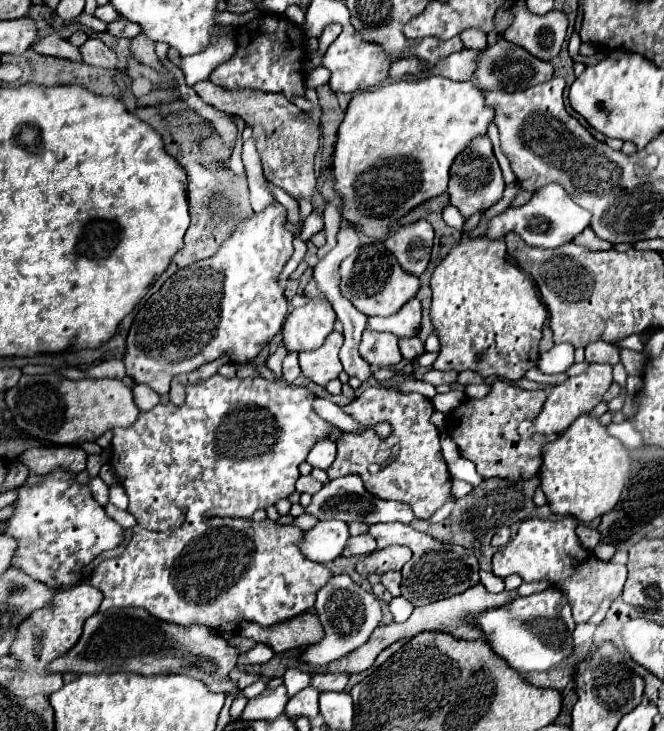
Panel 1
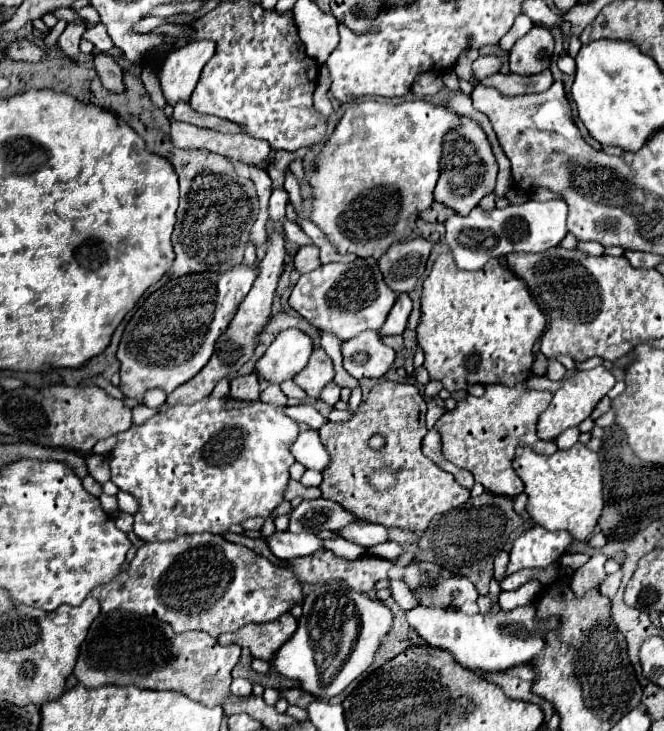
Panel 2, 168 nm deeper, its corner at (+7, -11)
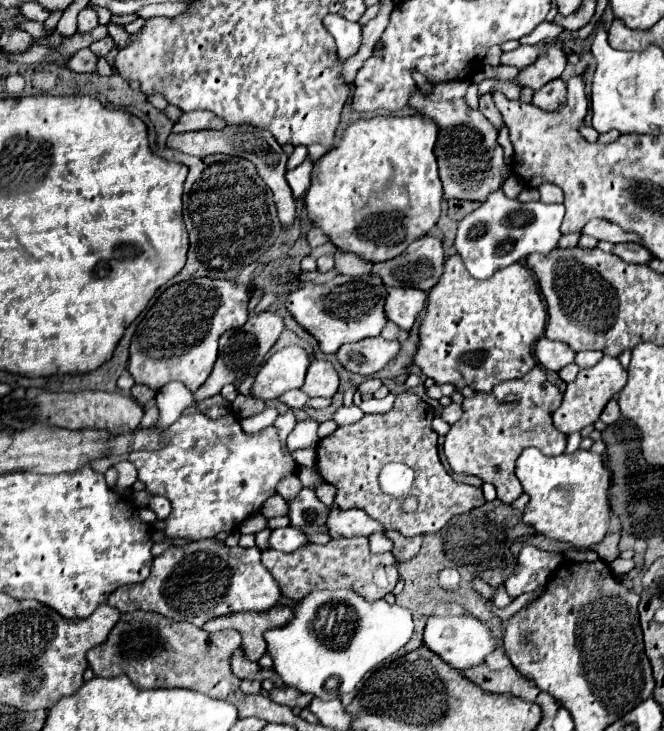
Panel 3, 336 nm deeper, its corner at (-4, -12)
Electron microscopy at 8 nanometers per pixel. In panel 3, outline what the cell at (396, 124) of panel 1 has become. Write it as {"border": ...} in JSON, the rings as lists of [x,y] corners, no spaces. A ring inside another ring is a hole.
{"border":[[[420,114],[406,118],[374,116],[350,124],[340,144],[314,162],[312,184],[304,194],[310,222],[318,226],[336,248],[352,252],[368,262],[384,262],[402,254],[410,242],[422,238],[436,226],[442,212],[442,182],[434,156],[436,136],[436,124]]]}

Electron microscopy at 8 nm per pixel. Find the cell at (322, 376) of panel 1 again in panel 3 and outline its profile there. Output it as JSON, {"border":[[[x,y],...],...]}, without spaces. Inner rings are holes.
{"border":[[[312,360],[306,372],[306,382],[302,390],[308,396],[322,396],[332,398],[338,392],[338,374],[334,366],[326,360]]]}

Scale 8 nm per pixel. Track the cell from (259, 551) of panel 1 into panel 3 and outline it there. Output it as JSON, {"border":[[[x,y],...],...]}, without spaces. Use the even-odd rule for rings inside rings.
{"border":[[[210,538],[186,546],[172,546],[152,562],[152,572],[142,584],[124,586],[108,596],[108,604],[120,612],[150,610],[166,618],[202,626],[210,618],[234,612],[266,612],[282,598],[278,584],[260,562],[258,548],[228,548]]]}

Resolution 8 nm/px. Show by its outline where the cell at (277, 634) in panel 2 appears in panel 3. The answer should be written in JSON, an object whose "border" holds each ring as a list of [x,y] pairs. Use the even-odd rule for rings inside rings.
{"border":[[[278,604],[276,608],[270,608],[268,612],[236,612],[232,616],[220,616],[216,620],[208,620],[202,628],[208,632],[234,628],[242,634],[242,650],[244,656],[256,662],[262,654],[266,654],[264,644],[264,632],[270,628],[284,626],[292,620],[292,608]]]}

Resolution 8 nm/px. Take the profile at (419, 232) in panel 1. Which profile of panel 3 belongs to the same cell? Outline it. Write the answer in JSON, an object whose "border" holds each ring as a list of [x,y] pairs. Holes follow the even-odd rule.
{"border":[[[422,236],[414,240],[400,256],[388,262],[378,262],[372,266],[372,274],[378,274],[384,284],[388,286],[412,286],[428,292],[442,276],[442,266],[444,266],[444,248],[442,240],[436,236]]]}

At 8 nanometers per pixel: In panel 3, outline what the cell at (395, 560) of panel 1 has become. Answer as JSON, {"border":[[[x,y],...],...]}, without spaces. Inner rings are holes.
{"border":[[[352,536],[352,538],[338,538],[330,540],[328,544],[306,544],[304,548],[298,548],[296,552],[276,552],[276,550],[264,550],[262,552],[262,564],[266,570],[274,576],[274,580],[280,586],[280,592],[286,598],[302,600],[314,590],[340,590],[348,588],[356,594],[364,596],[368,602],[382,600],[388,592],[394,590],[398,582],[398,570],[396,570],[396,558],[392,552],[384,554],[372,554],[368,548],[366,536]]]}

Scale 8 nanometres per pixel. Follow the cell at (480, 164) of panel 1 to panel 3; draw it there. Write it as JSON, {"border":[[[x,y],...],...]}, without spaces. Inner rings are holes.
{"border":[[[450,80],[432,84],[432,90],[428,94],[416,88],[408,100],[408,106],[412,106],[414,110],[418,110],[420,116],[430,118],[438,126],[434,154],[438,160],[444,196],[484,202],[488,194],[500,188],[502,176],[506,172],[506,162],[502,156],[502,148],[496,142],[498,130],[494,128],[494,124],[480,110],[472,110],[464,102],[468,86],[470,86],[468,80]]]}

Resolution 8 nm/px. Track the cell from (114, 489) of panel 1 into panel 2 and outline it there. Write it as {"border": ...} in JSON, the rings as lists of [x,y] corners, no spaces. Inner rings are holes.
{"border":[[[119,493],[117,495],[117,505],[119,505],[119,511],[125,511],[125,513],[137,513],[137,501],[129,495],[129,493]]]}

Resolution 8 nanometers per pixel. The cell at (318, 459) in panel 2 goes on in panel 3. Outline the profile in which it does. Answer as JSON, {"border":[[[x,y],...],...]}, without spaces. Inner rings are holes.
{"border":[[[314,420],[296,422],[294,430],[288,434],[288,448],[290,450],[316,448],[316,430],[318,430],[318,422]]]}

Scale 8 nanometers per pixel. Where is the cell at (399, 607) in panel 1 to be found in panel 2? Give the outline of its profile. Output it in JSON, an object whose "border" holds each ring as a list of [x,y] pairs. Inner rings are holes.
{"border":[[[535,605],[515,607],[511,611],[499,613],[477,613],[467,615],[457,609],[427,609],[415,607],[405,613],[405,619],[411,627],[417,629],[421,639],[431,645],[449,651],[461,665],[467,665],[473,671],[497,673],[511,667],[529,665],[545,649],[545,633],[559,627],[559,617],[539,619]]]}

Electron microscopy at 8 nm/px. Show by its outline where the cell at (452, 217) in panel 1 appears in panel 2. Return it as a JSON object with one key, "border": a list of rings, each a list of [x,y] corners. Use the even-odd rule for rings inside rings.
{"border":[[[563,199],[527,201],[523,205],[507,205],[505,209],[481,211],[475,207],[467,217],[453,215],[445,221],[447,243],[459,269],[477,271],[491,257],[501,257],[511,251],[543,253],[557,247],[567,235],[567,205]]]}

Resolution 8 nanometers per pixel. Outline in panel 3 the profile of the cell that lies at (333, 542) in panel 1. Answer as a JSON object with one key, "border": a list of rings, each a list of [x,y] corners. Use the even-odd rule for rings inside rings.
{"border":[[[294,526],[276,528],[276,530],[272,530],[272,534],[268,538],[268,548],[280,550],[280,552],[294,552],[296,548],[300,548],[304,544],[308,544],[308,538]]]}

